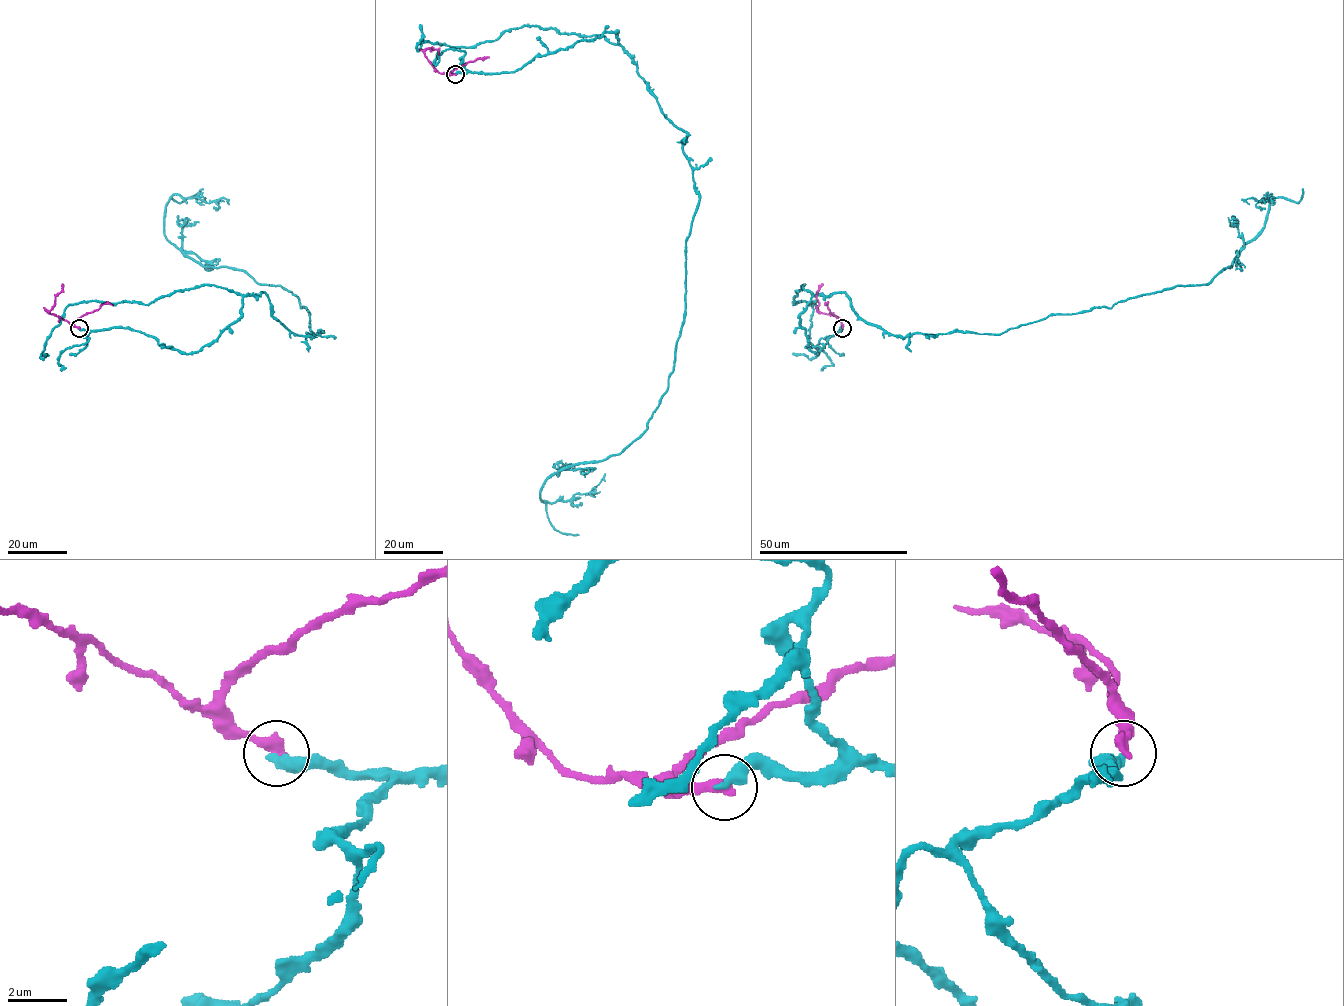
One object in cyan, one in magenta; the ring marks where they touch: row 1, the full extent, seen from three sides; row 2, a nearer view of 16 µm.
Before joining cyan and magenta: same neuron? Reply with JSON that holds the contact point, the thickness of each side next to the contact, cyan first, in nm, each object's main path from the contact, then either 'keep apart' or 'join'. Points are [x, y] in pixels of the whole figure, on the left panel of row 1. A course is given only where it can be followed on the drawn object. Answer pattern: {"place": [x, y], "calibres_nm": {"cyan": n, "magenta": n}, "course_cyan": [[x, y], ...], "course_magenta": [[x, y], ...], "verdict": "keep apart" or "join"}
{"place": [79, 328], "calibres_nm": {"cyan": 420, "magenta": 400}, "course_cyan": [[79, 328], [196, 353], [264, 292], [291, 332], [322, 333], [281, 285], [165, 237], [175, 194], [229, 204]], "course_magenta": [[79, 328], [48, 312], [63, 284]], "verdict": "keep apart"}

